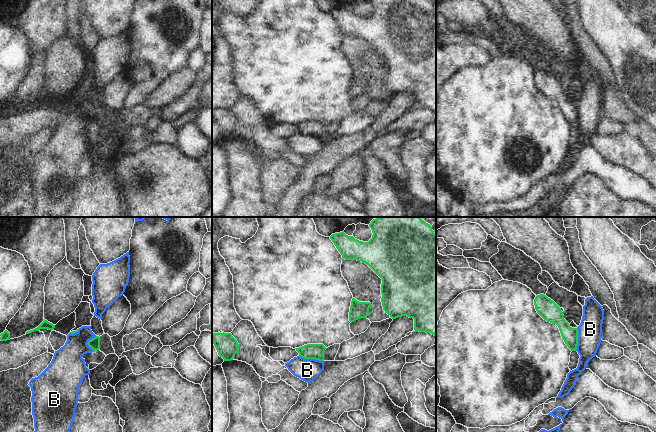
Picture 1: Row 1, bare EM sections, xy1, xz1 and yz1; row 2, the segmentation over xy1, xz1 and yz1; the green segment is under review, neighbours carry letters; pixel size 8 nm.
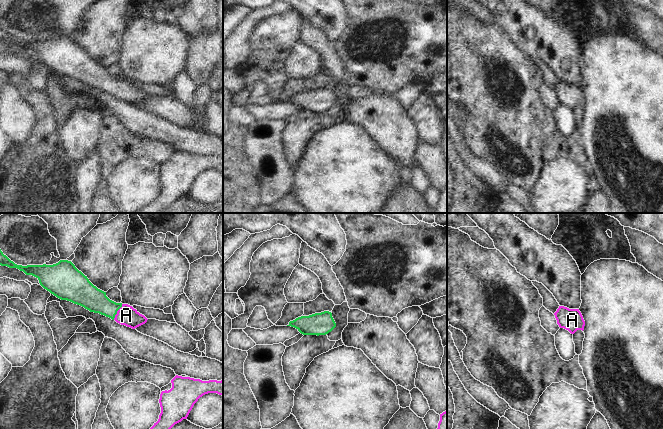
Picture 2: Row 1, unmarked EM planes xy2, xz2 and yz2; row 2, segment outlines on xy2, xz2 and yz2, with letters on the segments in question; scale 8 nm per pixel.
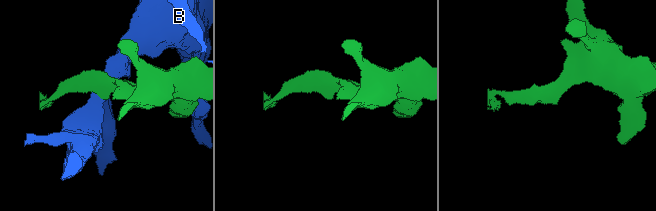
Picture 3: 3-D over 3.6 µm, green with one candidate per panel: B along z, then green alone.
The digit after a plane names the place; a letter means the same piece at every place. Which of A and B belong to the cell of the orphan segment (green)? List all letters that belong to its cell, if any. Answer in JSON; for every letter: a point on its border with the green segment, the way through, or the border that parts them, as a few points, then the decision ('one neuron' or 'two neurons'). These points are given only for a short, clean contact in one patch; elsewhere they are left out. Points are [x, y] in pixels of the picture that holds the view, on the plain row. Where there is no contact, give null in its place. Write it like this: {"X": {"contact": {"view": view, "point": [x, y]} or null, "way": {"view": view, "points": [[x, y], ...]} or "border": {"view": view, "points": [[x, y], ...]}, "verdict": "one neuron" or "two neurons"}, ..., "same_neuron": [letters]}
{"A": {"contact": {"view": "xy2", "point": [116, 88]}, "way": {"view": "xy2", "points": [[93, 75], [116, 88], [126, 91]]}, "verdict": "one neuron"}, "B": {"contact": {"view": "xz1", "point": [311, 134]}, "border": {"view": "xz1", "points": [[299, 131], [304, 134], [314, 134], [323, 137]]}, "verdict": "two neurons"}, "same_neuron": ["A"]}

